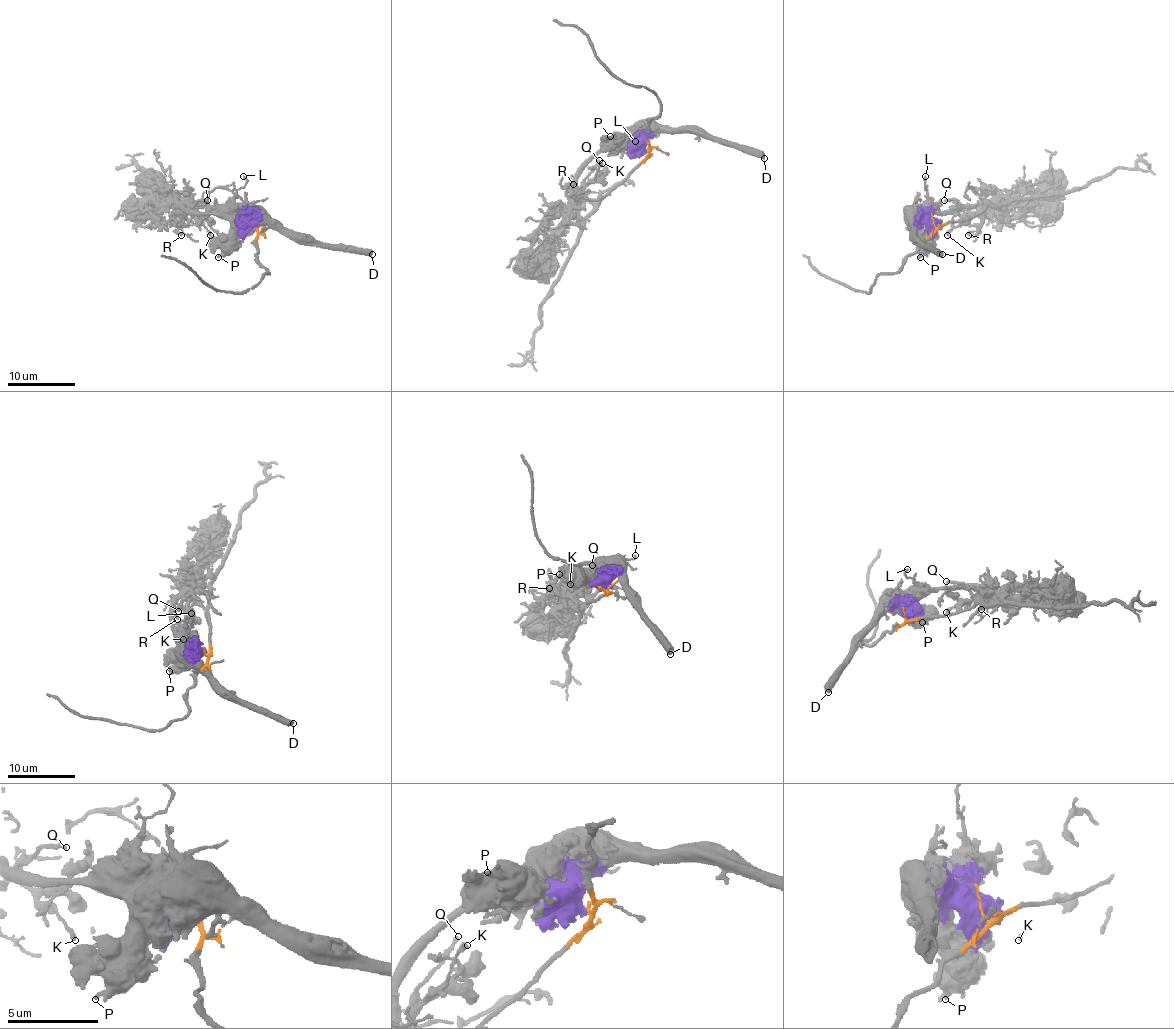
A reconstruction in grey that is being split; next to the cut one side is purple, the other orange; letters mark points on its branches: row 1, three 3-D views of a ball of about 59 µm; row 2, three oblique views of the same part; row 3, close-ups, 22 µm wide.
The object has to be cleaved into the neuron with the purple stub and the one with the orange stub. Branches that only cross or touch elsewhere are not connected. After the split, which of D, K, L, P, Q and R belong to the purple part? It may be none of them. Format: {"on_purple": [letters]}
{"on_purple": ["D", "L", "P"]}

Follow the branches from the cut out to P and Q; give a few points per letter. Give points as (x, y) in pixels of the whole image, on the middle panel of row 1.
P: (647, 149), (633, 149), (618, 137), (609, 136)
Q: (647, 149), (648, 154), (598, 202), (591, 202), (582, 192), (582, 180), (599, 160)

